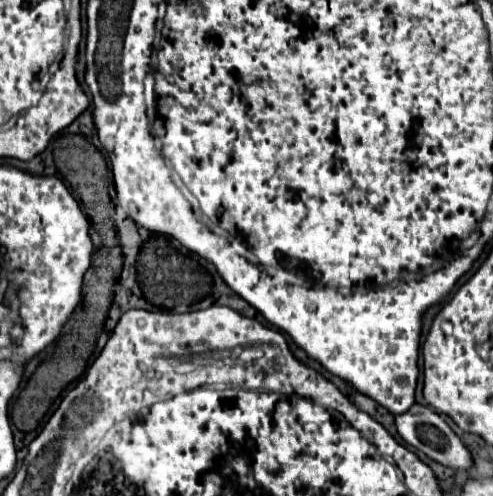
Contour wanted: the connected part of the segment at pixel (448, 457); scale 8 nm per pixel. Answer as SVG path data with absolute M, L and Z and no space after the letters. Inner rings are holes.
M414 404L408 412L398 414L396 428L398 428L400 436L404 438L404 442L408 442L416 450L424 452L428 458L432 458L444 466L450 466L450 468L458 468L458 470L468 470L472 466L472 456L470 456L468 448L460 442L460 438L452 432L452 428L428 406Z

